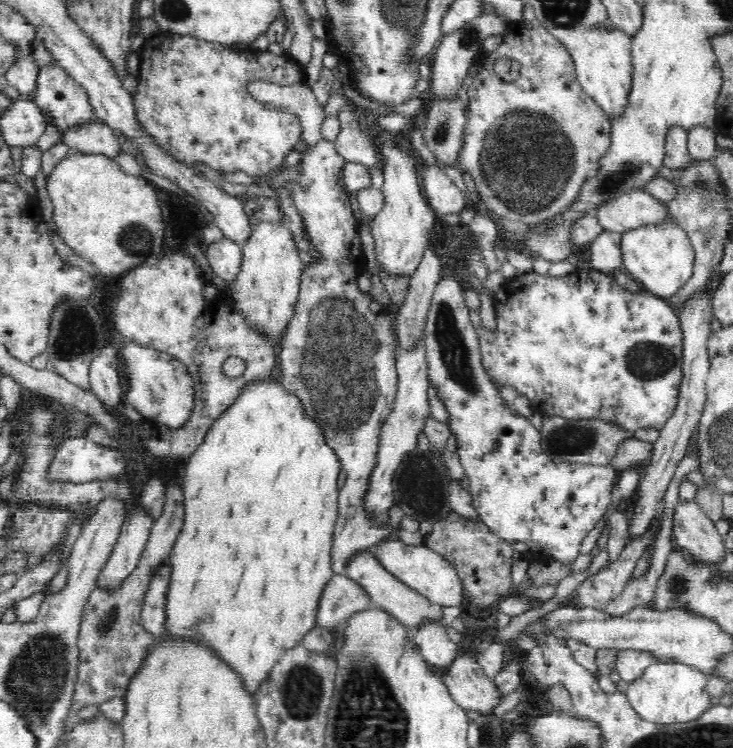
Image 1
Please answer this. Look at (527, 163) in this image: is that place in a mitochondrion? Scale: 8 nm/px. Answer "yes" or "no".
yes

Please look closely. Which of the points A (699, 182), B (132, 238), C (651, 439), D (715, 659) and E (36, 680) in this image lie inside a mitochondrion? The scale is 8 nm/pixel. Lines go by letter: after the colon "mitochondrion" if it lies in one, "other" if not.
A: mitochondrion
B: mitochondrion
C: other
D: other
E: mitochondrion

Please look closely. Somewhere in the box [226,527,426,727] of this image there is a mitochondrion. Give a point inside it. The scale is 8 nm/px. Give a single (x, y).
(303, 692)

